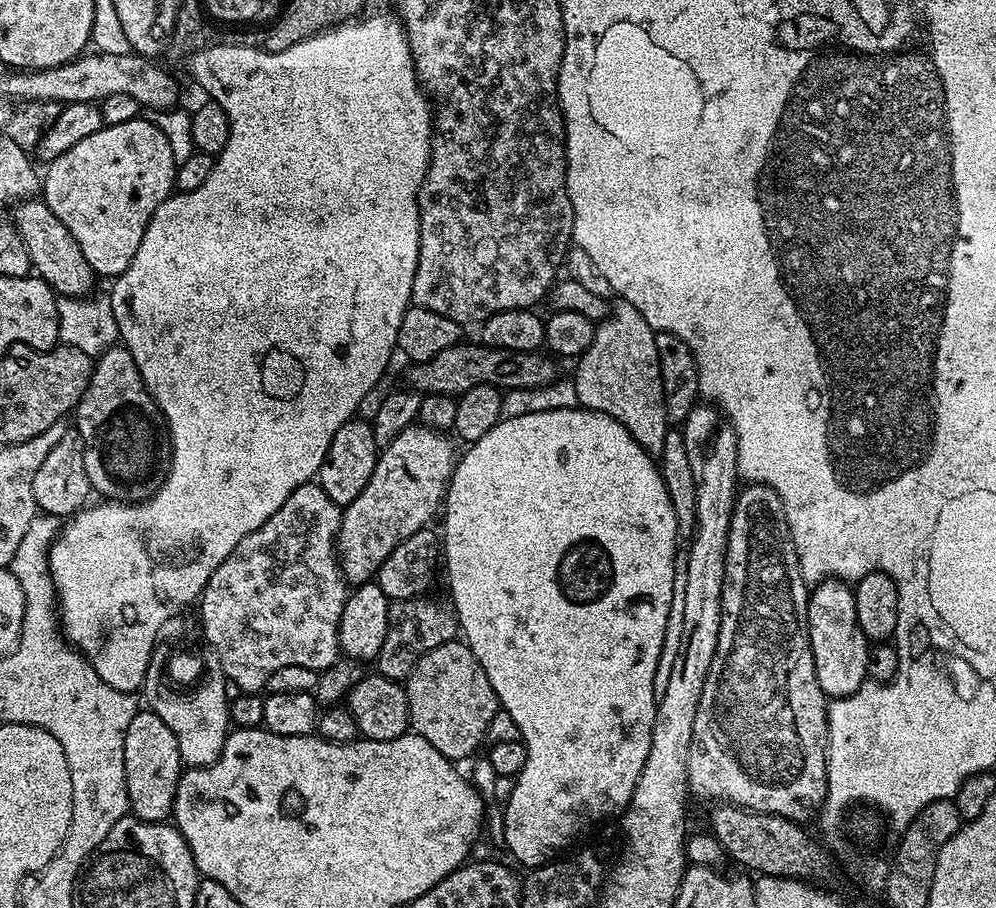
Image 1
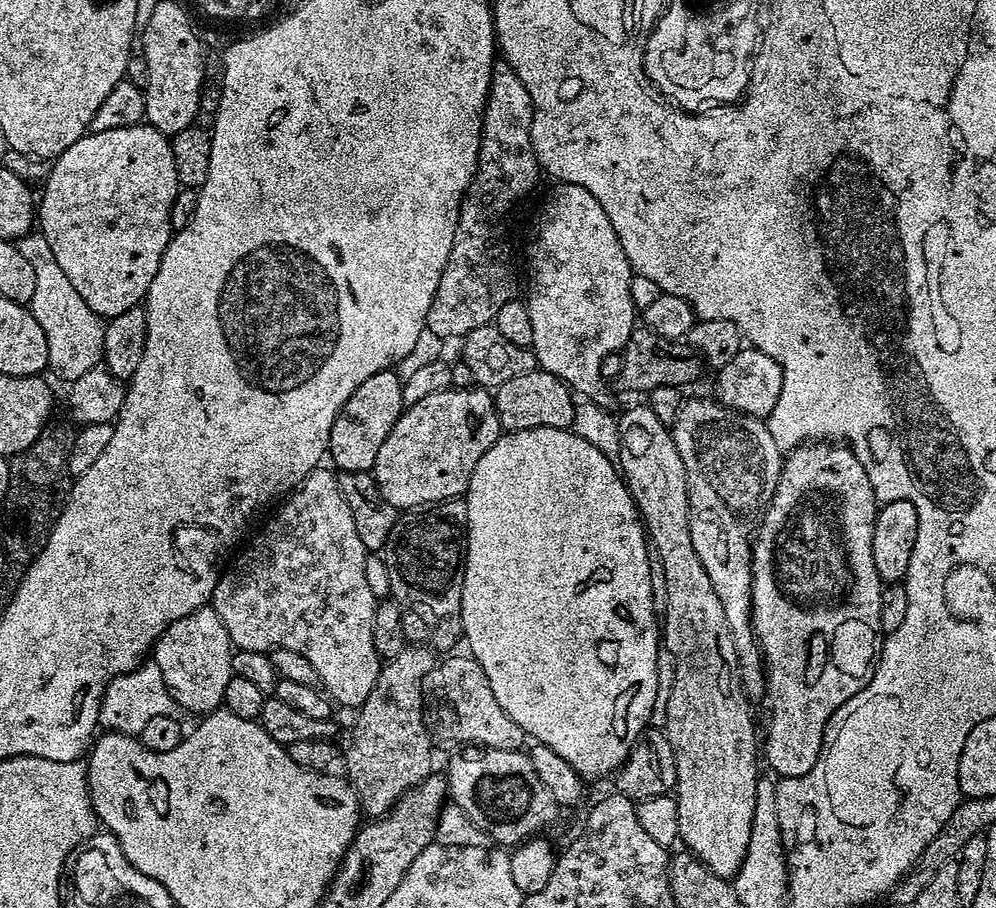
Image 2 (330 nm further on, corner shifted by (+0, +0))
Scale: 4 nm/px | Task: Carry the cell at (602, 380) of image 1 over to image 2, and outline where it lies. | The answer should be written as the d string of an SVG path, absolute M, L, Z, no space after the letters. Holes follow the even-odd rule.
M647 403L636 404L628 408L618 416L618 438L620 439L620 458L618 467L624 477L630 494L636 503L636 509L640 511L640 518L644 522L646 535L654 549L655 559L658 561L658 572L664 575L664 600L662 596L662 648L674 658L674 690L670 690L670 702L666 702L666 714L662 717L662 731L667 736L670 746L674 750L674 762L676 763L676 787L674 797L678 808L679 839L683 847L692 855L697 856L701 862L714 874L725 878L735 877L736 872L742 866L746 858L746 850L750 846L750 830L754 818L754 806L756 805L756 784L762 778L762 772L756 765L758 760L758 732L752 725L752 712L748 709L749 693L740 687L740 667L738 666L738 654L734 646L734 638L730 634L730 622L726 622L726 613L722 610L722 602L718 602L718 594L714 594L714 586L710 586L710 577L706 570L702 570L702 562L698 562L698 554L694 554L694 542L690 542L690 518L688 517L688 479L686 478L686 466L682 466L682 454L678 454L678 446L674 446L669 425L658 420L657 415Z

